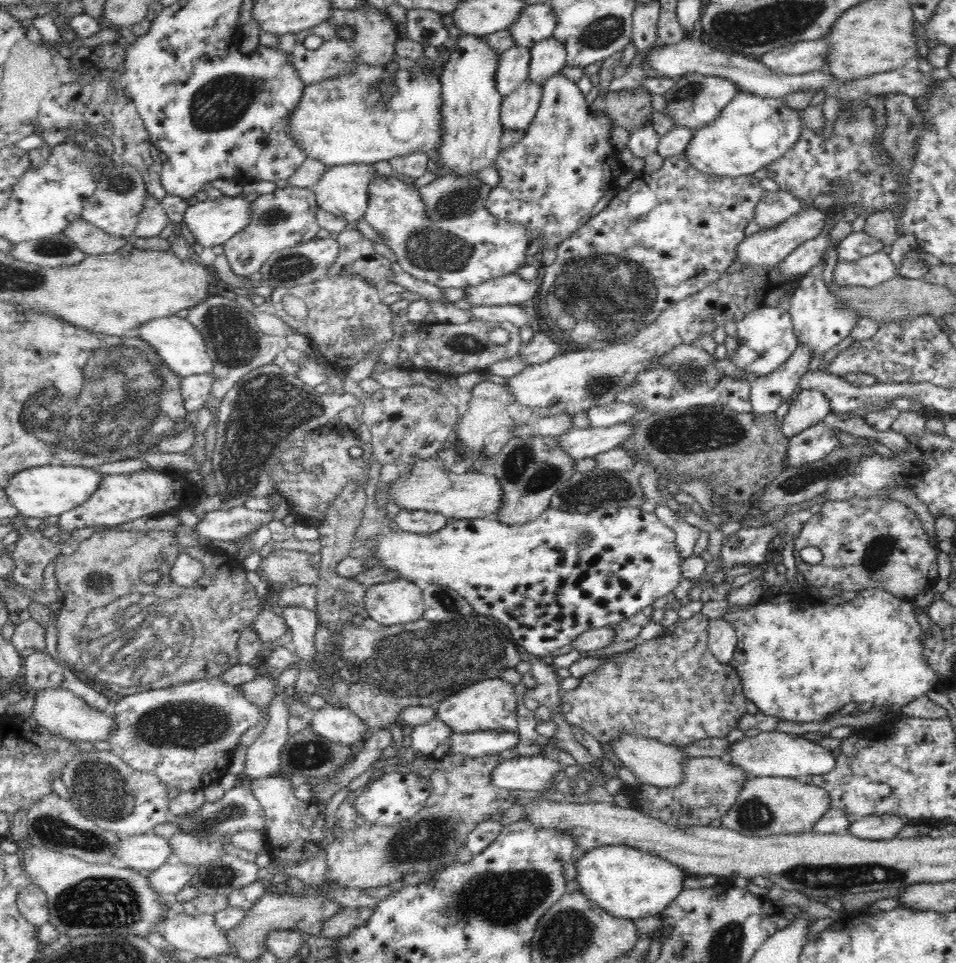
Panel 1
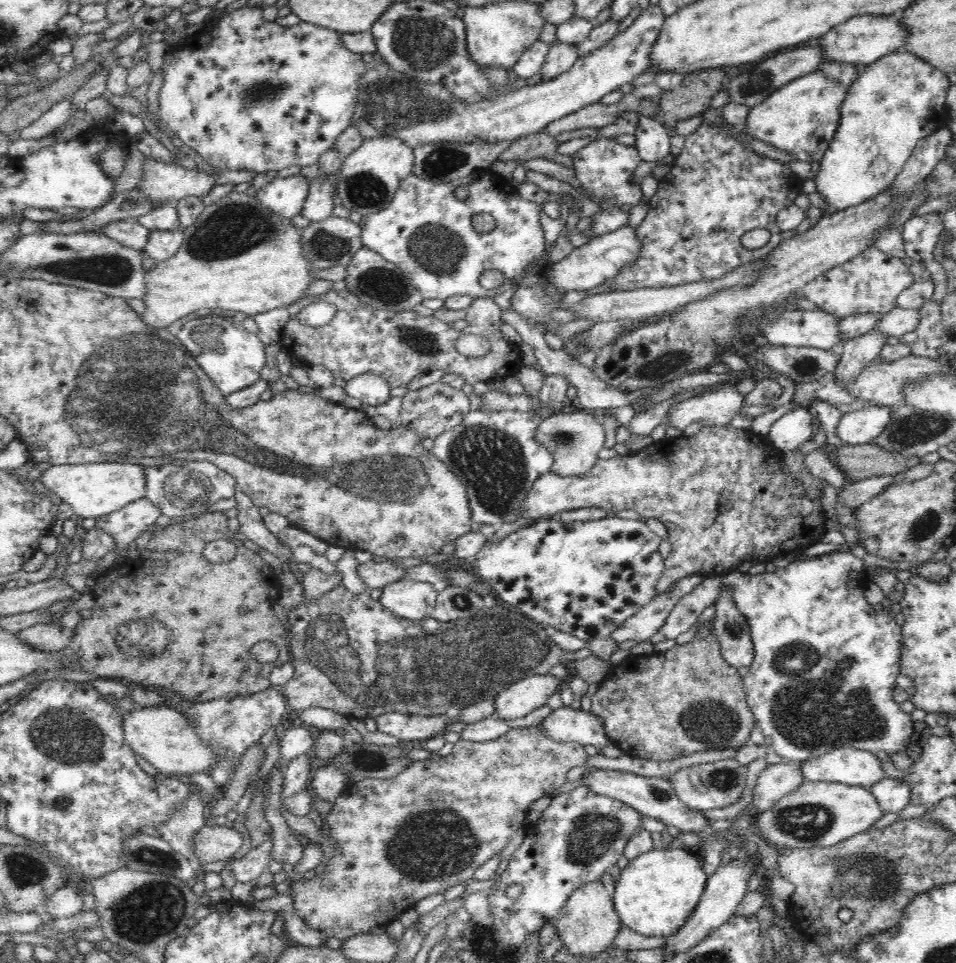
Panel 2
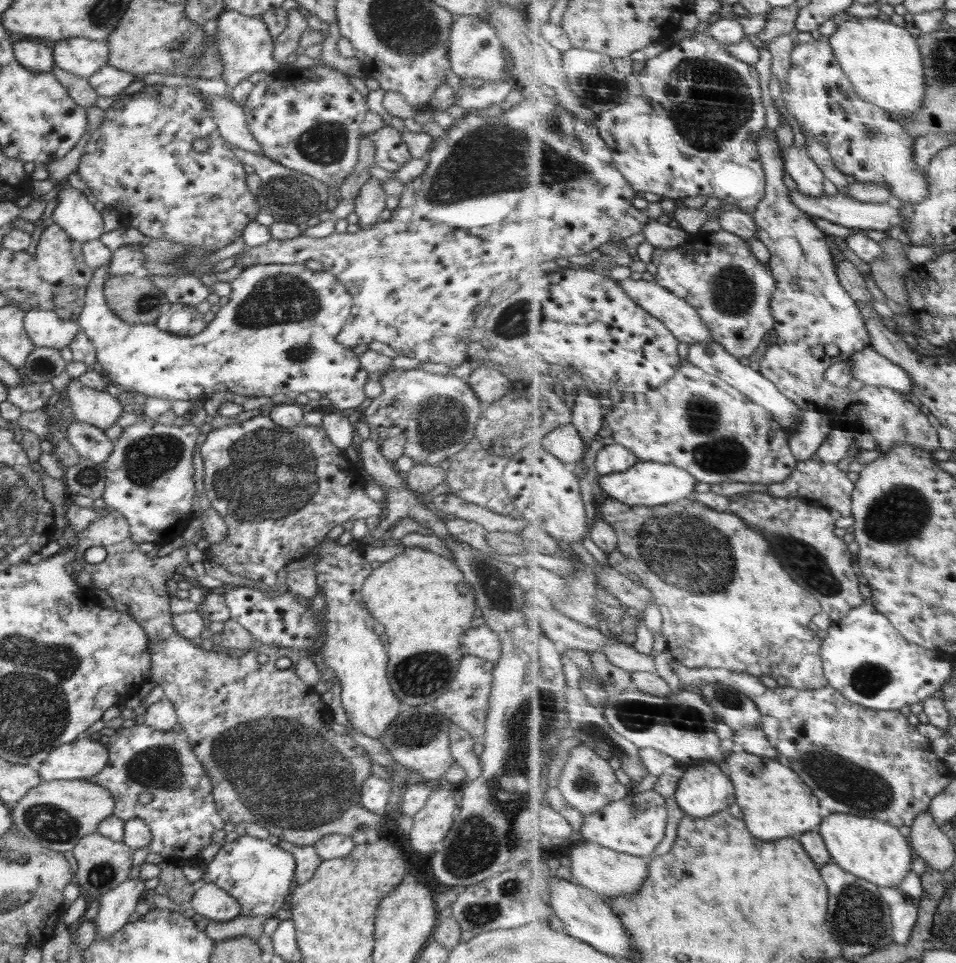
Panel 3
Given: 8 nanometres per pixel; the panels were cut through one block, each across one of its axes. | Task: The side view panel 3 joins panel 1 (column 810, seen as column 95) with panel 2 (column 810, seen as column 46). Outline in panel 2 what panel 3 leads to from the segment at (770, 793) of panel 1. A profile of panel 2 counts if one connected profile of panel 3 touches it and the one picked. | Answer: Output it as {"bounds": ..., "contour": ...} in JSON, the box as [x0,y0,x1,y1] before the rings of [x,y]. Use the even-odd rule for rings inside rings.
{"bounds":[755,781,886,848],"contour":[[[814,781],[804,782],[796,790],[785,794],[776,801],[772,808],[756,814],[755,825],[761,832],[761,838],[777,848],[816,848],[816,846],[834,846],[848,840],[855,834],[860,834],[870,828],[877,820],[886,814],[880,808],[879,802],[868,788],[850,786],[837,782]]]}

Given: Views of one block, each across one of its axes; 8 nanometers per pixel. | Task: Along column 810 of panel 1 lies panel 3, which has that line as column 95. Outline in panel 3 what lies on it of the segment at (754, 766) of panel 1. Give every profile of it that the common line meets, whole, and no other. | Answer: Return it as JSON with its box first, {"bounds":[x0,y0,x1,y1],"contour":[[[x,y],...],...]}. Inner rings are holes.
{"bounds":[37,735,108,782],"contour":[[[84,735],[52,750],[37,771],[46,782],[85,780],[108,764],[108,756],[106,746]]]}

